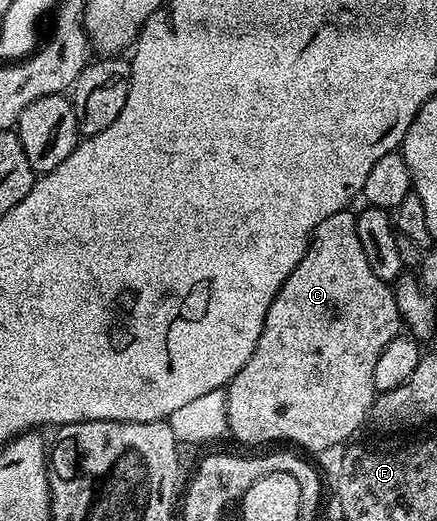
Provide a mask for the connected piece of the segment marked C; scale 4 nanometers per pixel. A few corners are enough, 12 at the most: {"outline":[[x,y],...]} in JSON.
{"outline":[[324,218],[226,388],[242,444],[345,445],[403,331]]}

